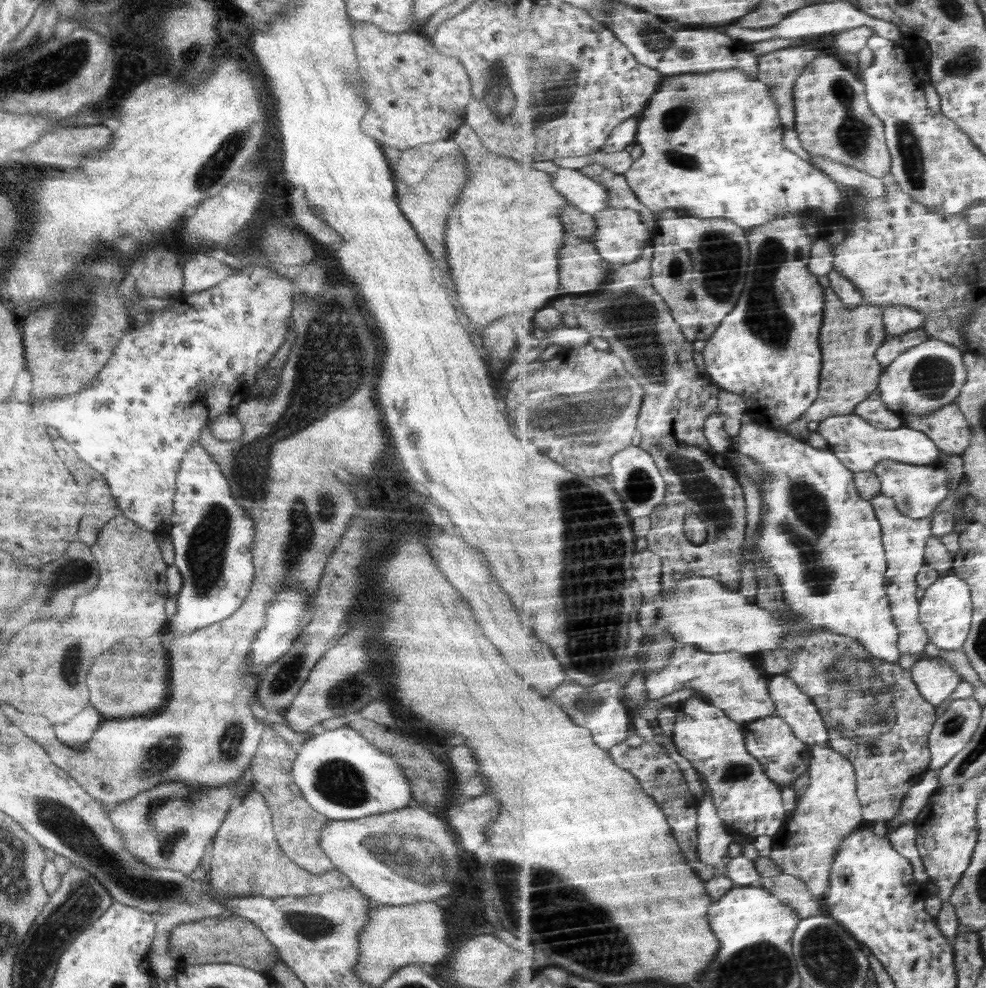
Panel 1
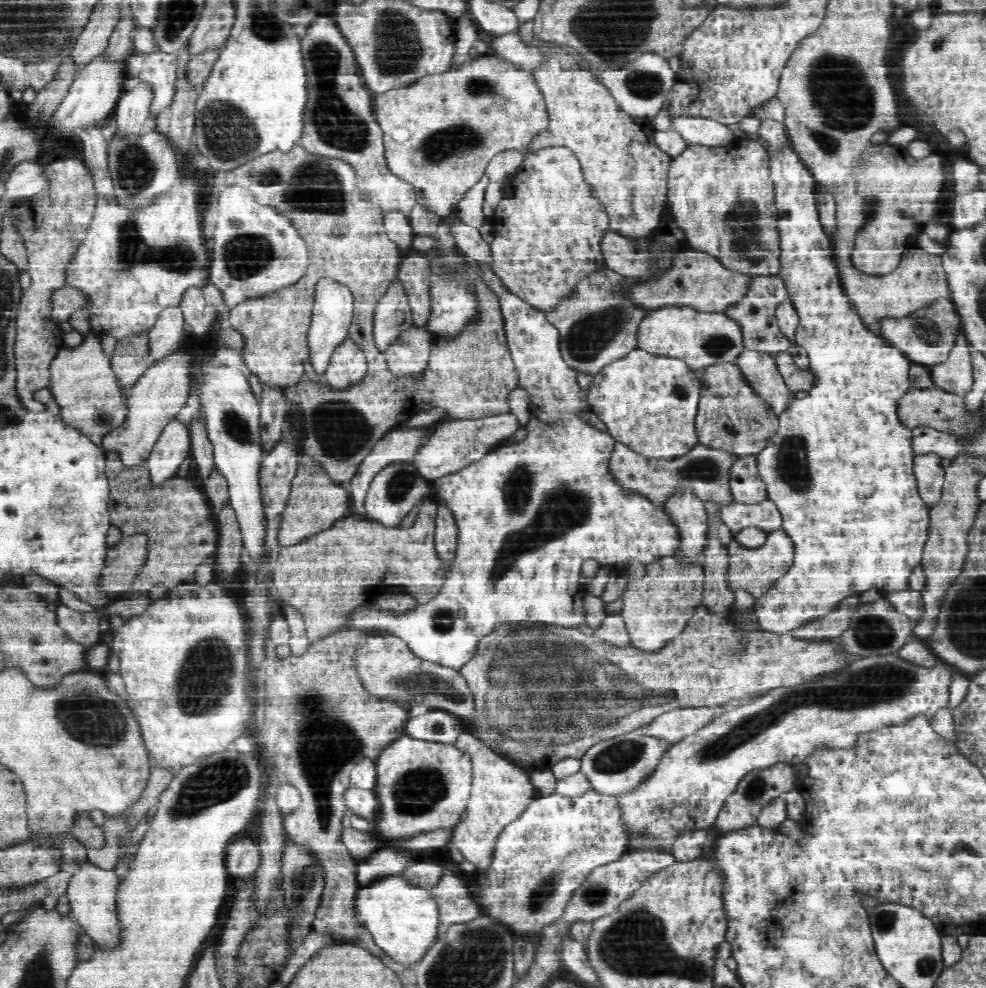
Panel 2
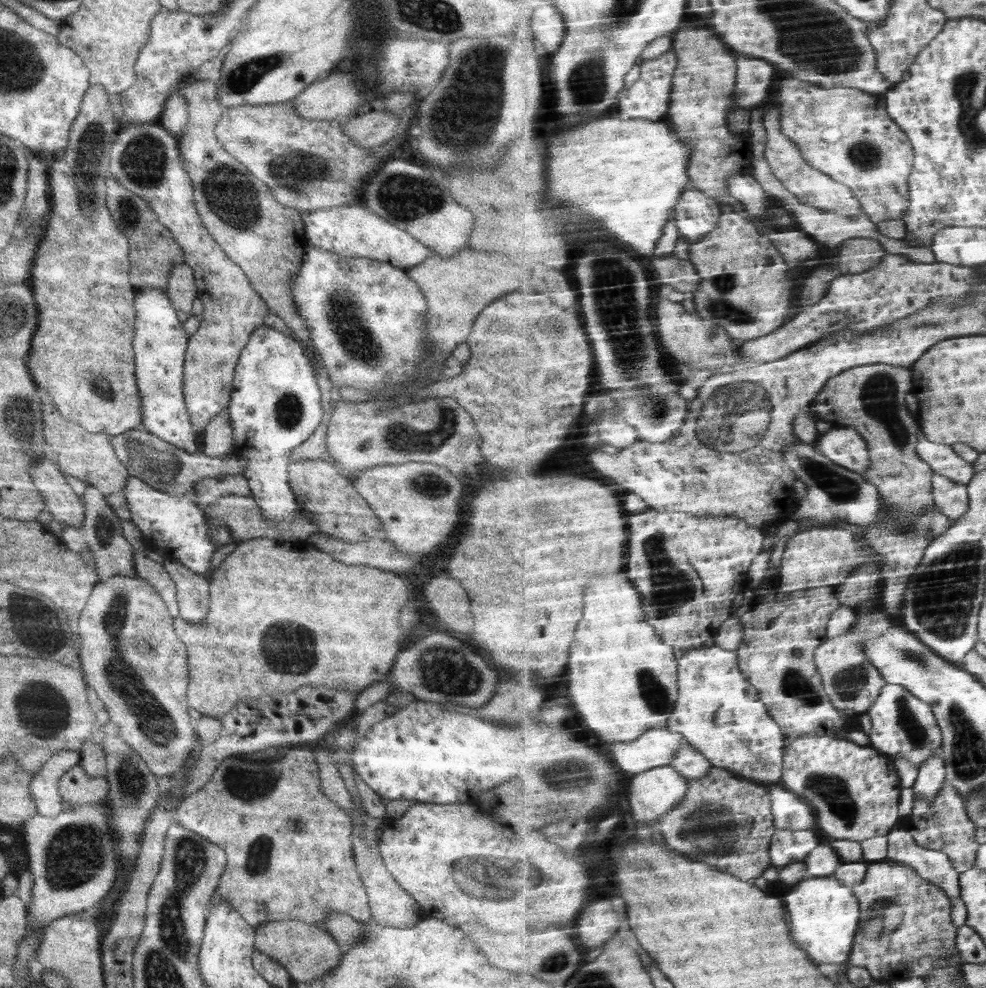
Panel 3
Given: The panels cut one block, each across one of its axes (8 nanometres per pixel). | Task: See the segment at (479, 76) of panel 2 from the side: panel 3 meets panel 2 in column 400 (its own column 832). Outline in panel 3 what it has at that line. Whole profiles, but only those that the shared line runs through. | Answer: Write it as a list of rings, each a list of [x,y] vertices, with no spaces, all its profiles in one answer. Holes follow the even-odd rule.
[[[791,75],[775,84],[772,94],[775,104],[782,109],[784,135],[800,145],[806,161],[847,184],[860,200],[870,218],[880,224],[888,220],[903,220],[910,208],[910,175],[915,164],[915,149],[909,135],[889,113],[887,93],[867,93],[854,87],[826,88]]]

